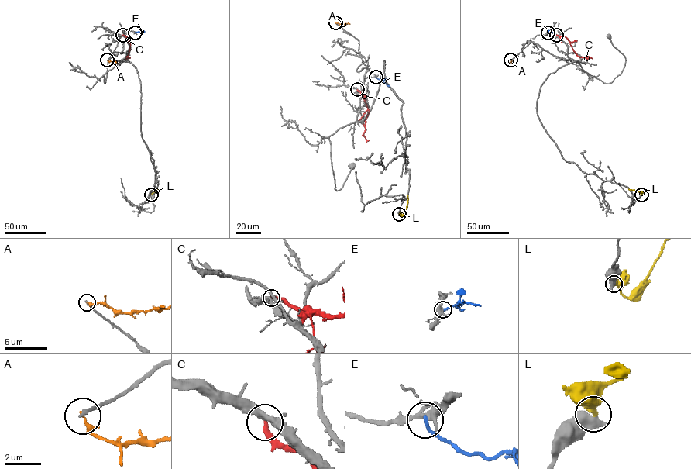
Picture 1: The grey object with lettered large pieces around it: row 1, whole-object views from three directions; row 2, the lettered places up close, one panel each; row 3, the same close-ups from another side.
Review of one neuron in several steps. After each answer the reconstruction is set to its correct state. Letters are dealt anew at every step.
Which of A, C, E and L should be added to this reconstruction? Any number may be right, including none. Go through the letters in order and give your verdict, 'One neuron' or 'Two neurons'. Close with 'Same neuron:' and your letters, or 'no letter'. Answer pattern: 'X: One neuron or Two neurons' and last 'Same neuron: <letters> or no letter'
A: Two neurons
C: Two neurons
E: Two neurons
L: Two neurons
Same neuron: no letter

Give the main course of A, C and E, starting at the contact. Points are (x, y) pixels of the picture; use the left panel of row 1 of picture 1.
A: (107, 60), (117, 63)
C: (122, 35), (128, 39), (128, 58)
E: (135, 32), (144, 31)

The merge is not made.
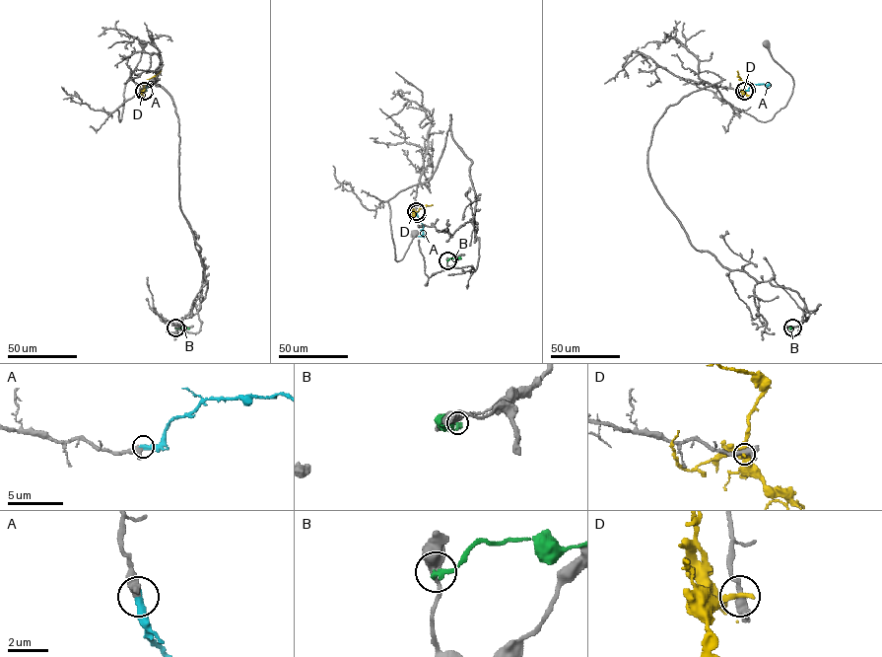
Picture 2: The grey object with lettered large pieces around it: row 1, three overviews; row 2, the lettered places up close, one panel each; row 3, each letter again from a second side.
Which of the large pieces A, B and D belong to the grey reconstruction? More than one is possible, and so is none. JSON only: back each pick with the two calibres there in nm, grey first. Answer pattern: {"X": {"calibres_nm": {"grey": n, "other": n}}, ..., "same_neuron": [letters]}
{"A": {"calibres_nm": {"grey": 480, "other": 400}}, "same_neuron": ["A"]}

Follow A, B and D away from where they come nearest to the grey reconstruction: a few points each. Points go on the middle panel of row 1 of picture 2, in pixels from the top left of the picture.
A: (416, 213), (423, 227), (423, 237), (418, 237)
B: (447, 260), (460, 256)
D: (416, 211), (433, 205)

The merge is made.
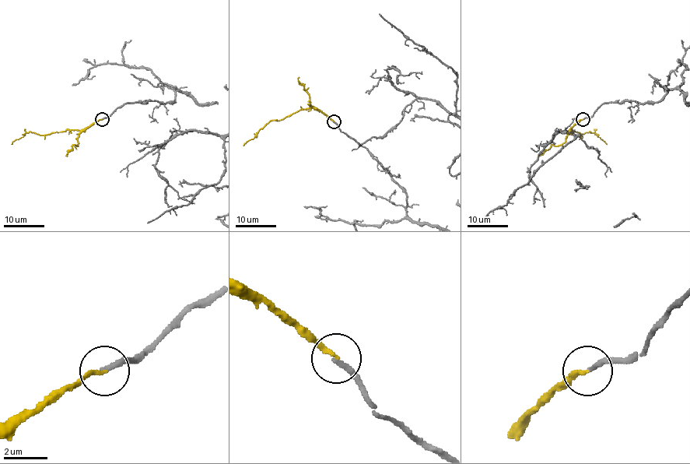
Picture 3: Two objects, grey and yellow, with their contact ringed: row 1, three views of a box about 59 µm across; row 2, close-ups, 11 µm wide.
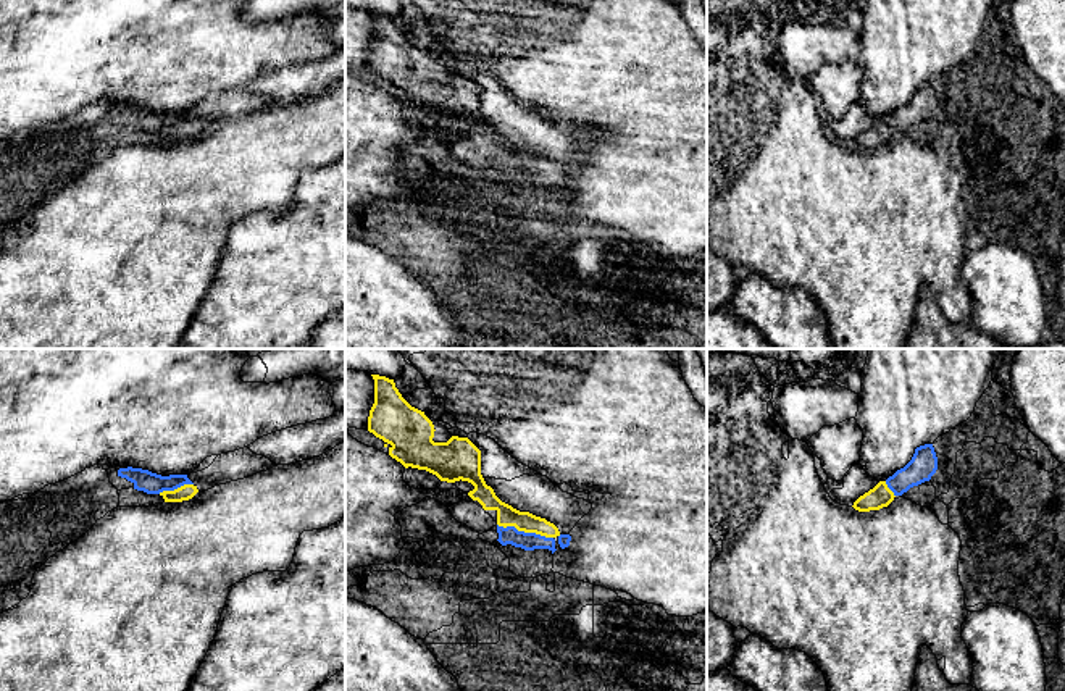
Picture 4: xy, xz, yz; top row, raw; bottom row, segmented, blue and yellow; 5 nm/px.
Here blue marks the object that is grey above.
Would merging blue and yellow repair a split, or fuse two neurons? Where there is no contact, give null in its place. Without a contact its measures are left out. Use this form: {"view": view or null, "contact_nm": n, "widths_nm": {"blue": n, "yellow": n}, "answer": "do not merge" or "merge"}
{"view": "xz", "contact_nm": 280, "widths_nm": {"blue": 90, "yellow": 100}, "answer": "merge"}

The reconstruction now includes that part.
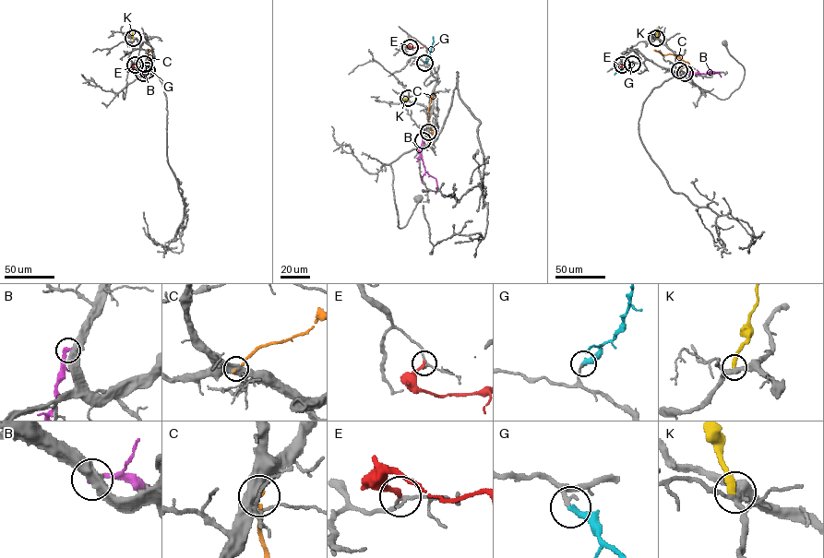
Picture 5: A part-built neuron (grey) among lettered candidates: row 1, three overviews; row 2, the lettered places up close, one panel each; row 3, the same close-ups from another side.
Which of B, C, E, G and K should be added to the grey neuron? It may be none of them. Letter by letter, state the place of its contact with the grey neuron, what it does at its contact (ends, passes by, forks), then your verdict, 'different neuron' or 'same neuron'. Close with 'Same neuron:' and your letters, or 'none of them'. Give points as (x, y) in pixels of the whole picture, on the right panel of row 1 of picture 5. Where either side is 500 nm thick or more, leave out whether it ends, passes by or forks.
B: contact (685, 73); different neuron
C: contact (679, 70); different neuron
E: contact (622, 65); it ends; different neuron
G: contact (632, 64); it ends; same neuron
K: contact (656, 38); it ends; different neuron
Same neuron: G

